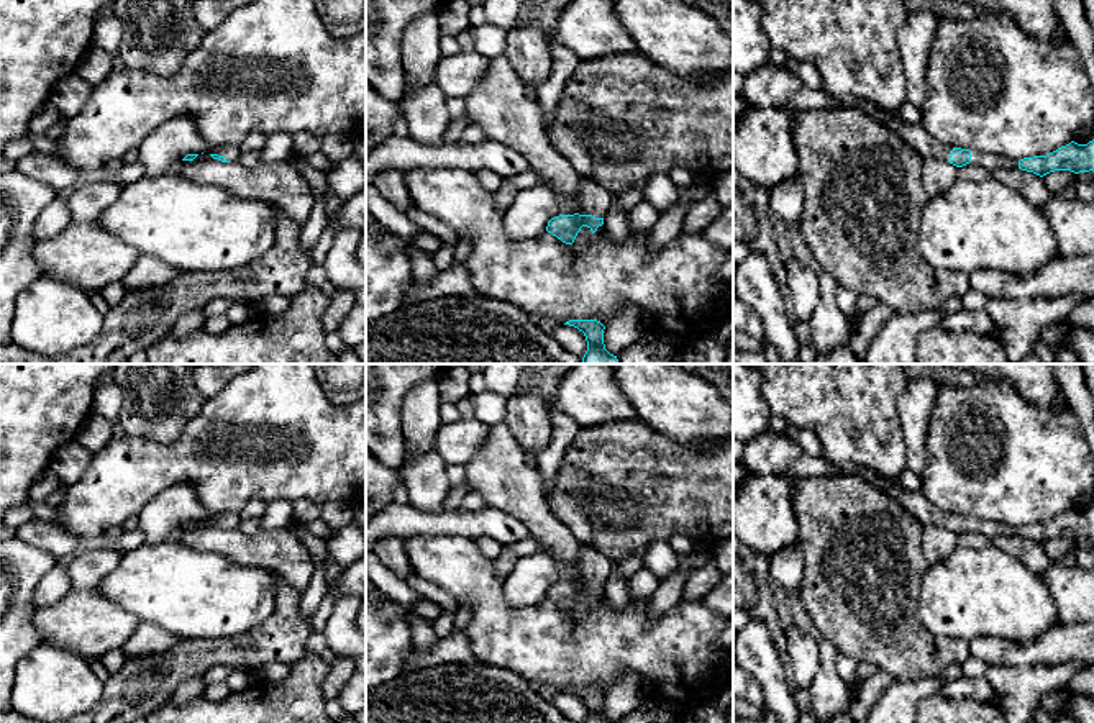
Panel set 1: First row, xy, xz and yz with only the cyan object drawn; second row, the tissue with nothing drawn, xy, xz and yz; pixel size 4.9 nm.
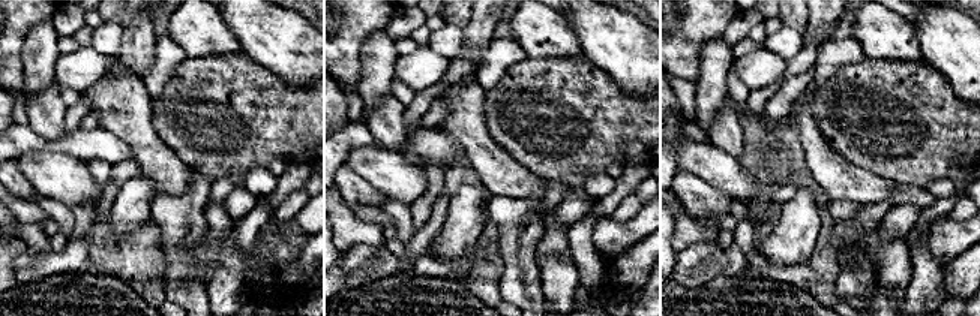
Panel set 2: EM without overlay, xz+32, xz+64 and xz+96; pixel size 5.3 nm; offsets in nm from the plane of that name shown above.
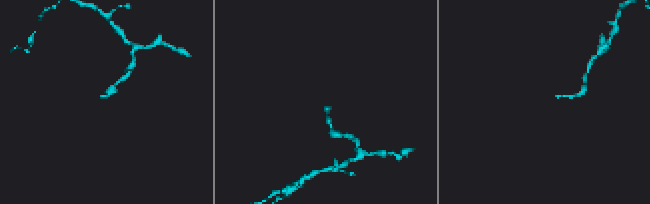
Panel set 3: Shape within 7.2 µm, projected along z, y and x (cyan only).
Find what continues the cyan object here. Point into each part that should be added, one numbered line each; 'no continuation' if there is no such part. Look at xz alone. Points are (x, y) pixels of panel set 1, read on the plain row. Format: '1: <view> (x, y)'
1: xz (596, 568)

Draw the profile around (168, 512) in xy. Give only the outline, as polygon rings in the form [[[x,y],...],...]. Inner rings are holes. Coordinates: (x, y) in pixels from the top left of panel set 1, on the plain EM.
[[[177,484],[156,495],[138,515],[138,528],[144,544],[159,544],[187,521],[208,520],[210,513],[200,505],[189,484]]]

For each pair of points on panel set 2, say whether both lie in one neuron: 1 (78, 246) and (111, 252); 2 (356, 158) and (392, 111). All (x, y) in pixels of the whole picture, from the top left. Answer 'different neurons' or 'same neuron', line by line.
1: different neurons
2: different neurons

